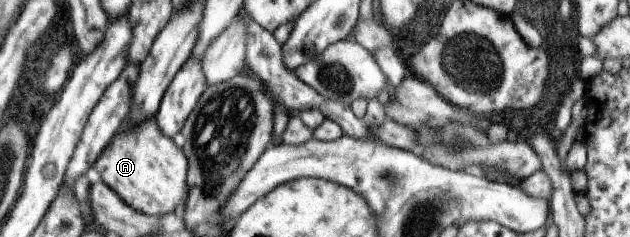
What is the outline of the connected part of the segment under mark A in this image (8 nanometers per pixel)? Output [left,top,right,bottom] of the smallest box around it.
[92,116,187,216]

